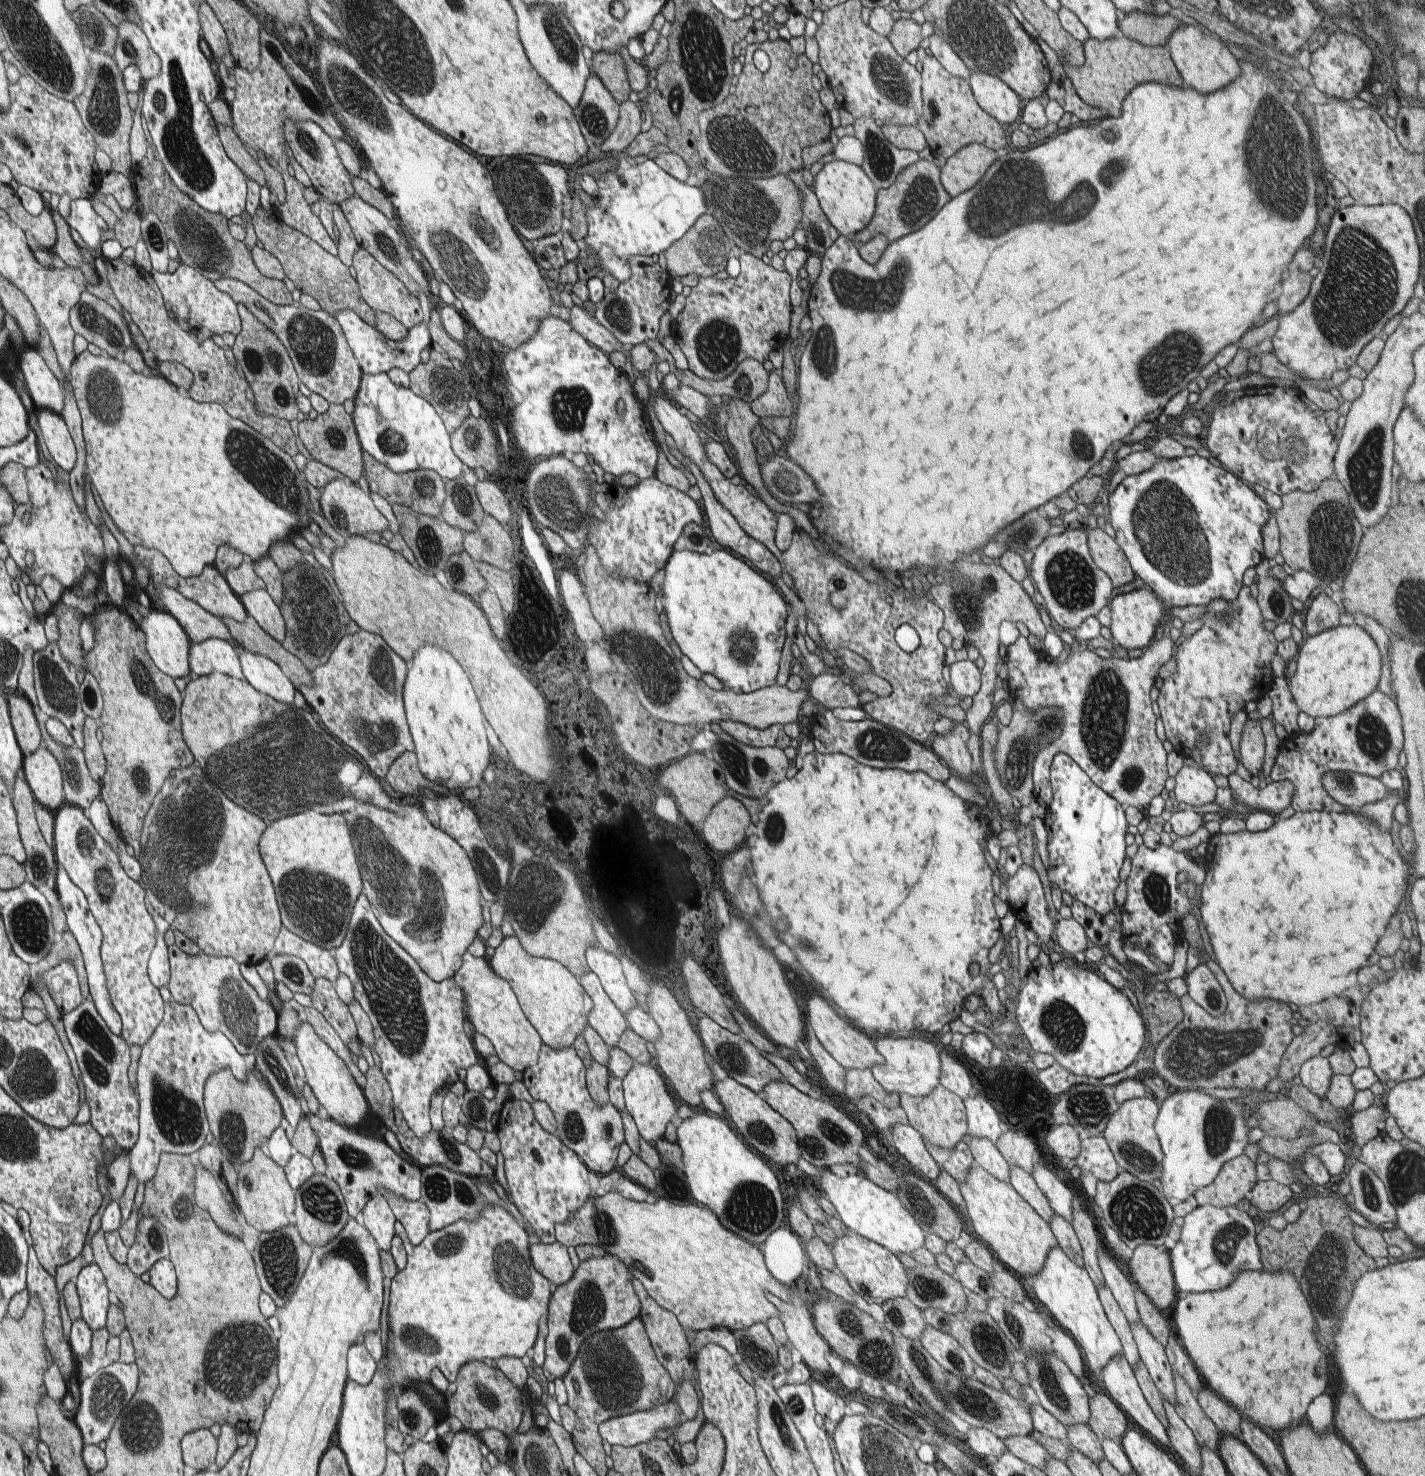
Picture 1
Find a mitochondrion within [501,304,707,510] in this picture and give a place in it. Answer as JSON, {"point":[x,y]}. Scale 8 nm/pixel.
{"point":[569,406]}

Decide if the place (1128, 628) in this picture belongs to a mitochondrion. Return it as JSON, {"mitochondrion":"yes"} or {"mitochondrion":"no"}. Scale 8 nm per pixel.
{"mitochondrion":"no"}

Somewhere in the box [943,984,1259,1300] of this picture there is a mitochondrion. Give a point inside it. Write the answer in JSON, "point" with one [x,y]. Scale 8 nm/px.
{"point":[1136,1211]}

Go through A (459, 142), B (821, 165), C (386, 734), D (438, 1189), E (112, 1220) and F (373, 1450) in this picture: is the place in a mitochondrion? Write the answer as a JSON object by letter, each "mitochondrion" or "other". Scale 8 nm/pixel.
{"A":"other","B":"other","C":"mitochondrion","D":"mitochondrion","E":"other","F":"other"}

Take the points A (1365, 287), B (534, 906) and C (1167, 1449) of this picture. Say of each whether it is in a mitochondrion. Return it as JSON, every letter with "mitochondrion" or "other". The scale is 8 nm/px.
{"A":"mitochondrion","B":"mitochondrion","C":"other"}

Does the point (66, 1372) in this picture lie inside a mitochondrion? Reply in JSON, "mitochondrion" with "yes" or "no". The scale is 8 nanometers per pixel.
{"mitochondrion":"no"}

